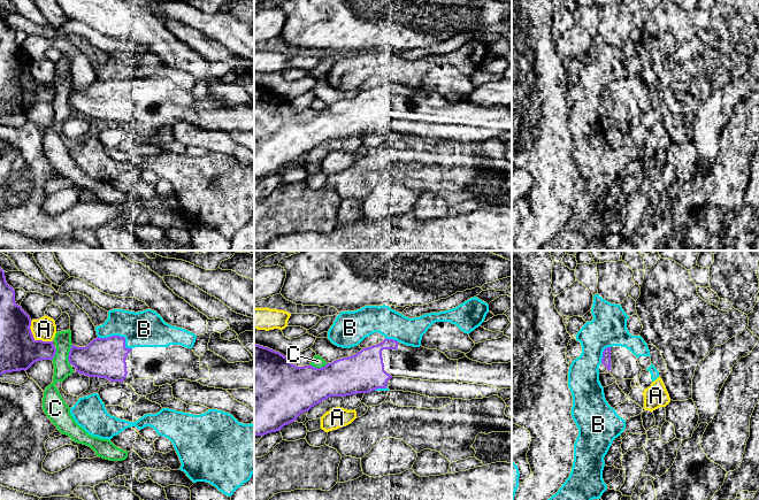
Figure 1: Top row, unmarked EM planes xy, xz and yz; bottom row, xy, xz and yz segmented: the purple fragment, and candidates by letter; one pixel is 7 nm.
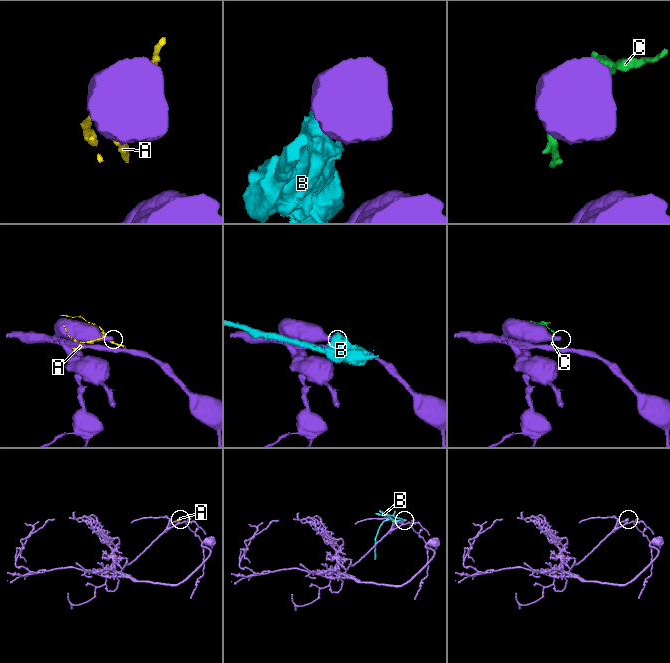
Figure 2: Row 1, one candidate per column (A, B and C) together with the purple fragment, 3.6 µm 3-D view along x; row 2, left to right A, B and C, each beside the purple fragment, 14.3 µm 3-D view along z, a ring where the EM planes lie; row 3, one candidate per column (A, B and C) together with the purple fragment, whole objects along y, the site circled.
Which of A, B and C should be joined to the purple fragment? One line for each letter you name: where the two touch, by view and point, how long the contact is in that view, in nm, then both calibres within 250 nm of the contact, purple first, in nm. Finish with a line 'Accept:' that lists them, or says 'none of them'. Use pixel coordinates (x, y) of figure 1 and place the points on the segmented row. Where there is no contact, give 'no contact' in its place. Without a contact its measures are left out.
Accept: none of them

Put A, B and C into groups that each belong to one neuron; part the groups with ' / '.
A / B / C

